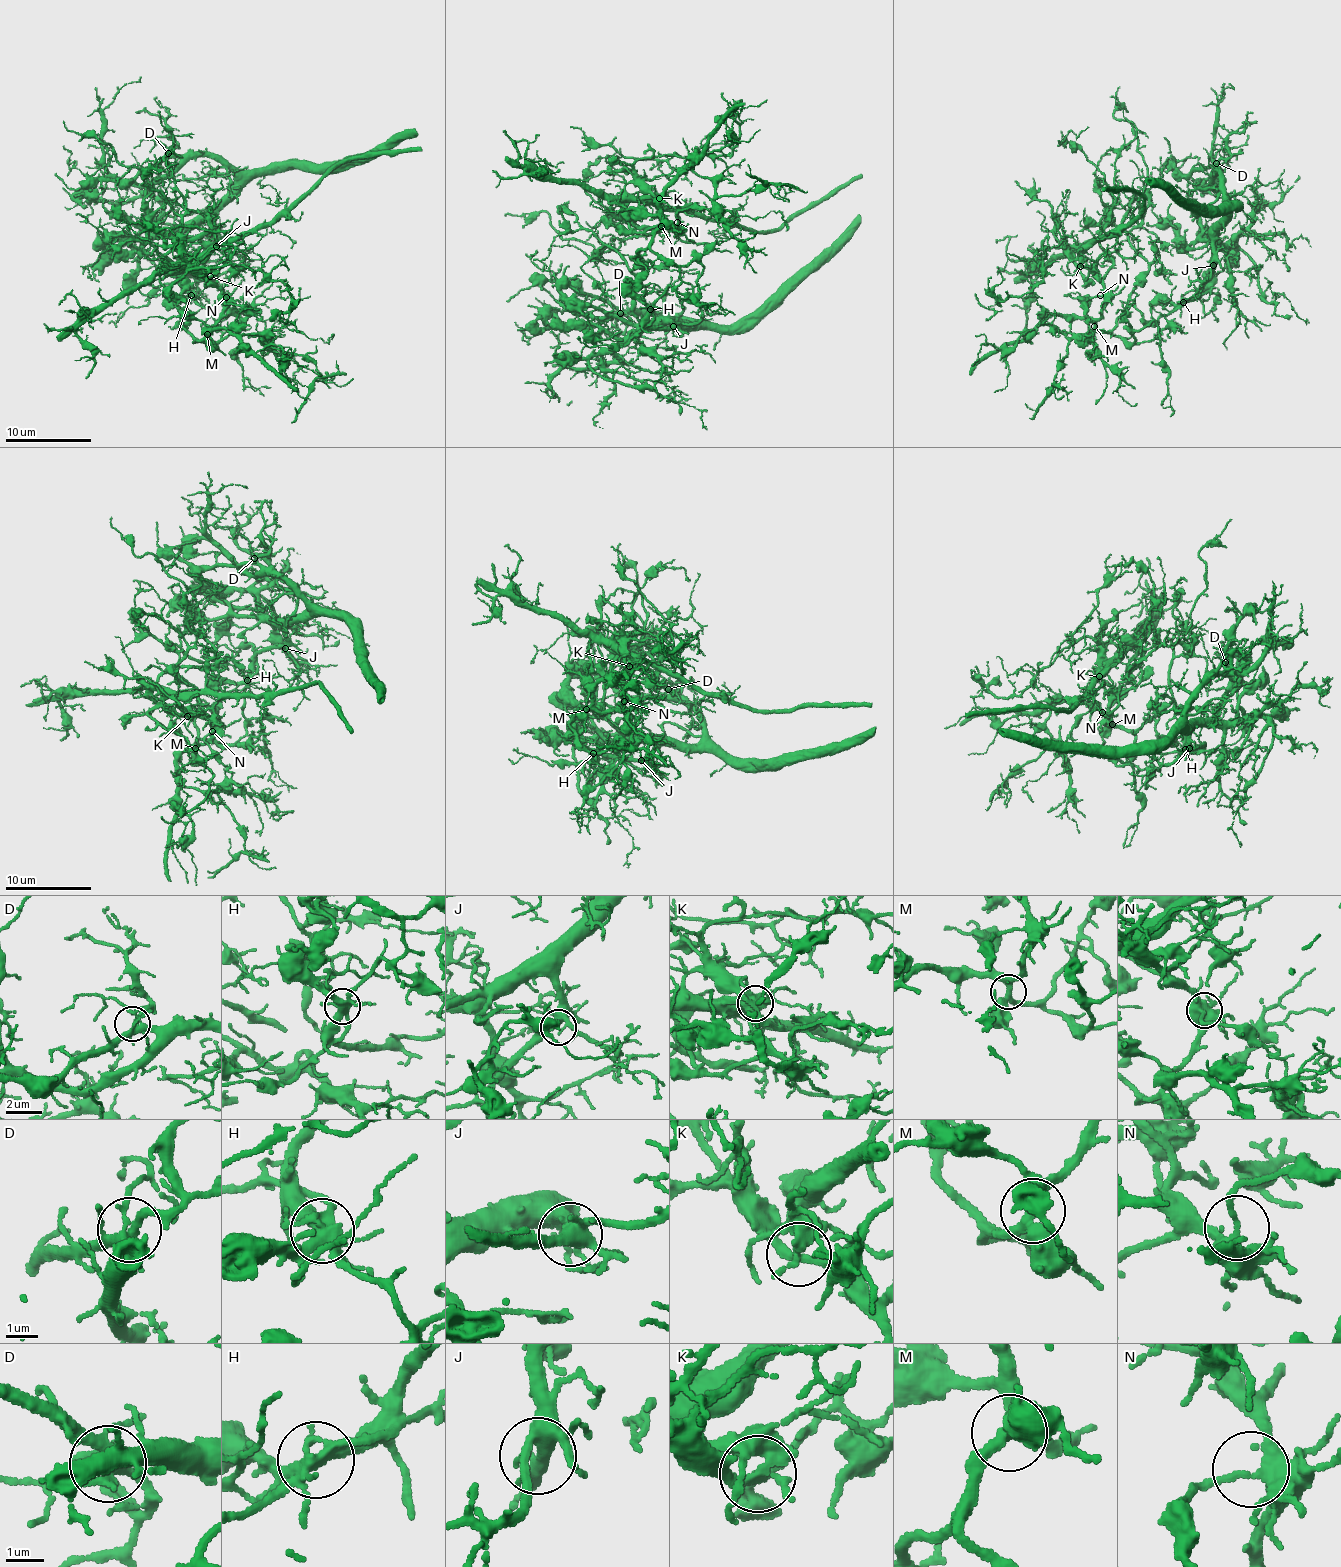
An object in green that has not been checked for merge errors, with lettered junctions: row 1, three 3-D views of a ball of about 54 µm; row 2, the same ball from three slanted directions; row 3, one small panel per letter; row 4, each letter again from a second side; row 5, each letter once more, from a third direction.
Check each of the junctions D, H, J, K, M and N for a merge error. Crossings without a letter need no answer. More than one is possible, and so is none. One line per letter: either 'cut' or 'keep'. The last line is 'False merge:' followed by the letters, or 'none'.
D: keep
H: cut
J: keep
K: cut
M: keep
N: keep
False merge: H, K

